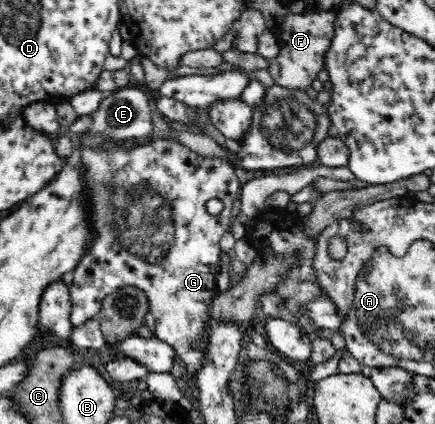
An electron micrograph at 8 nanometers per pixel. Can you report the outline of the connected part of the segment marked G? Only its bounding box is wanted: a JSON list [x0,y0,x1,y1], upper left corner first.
[69,133,240,388]

